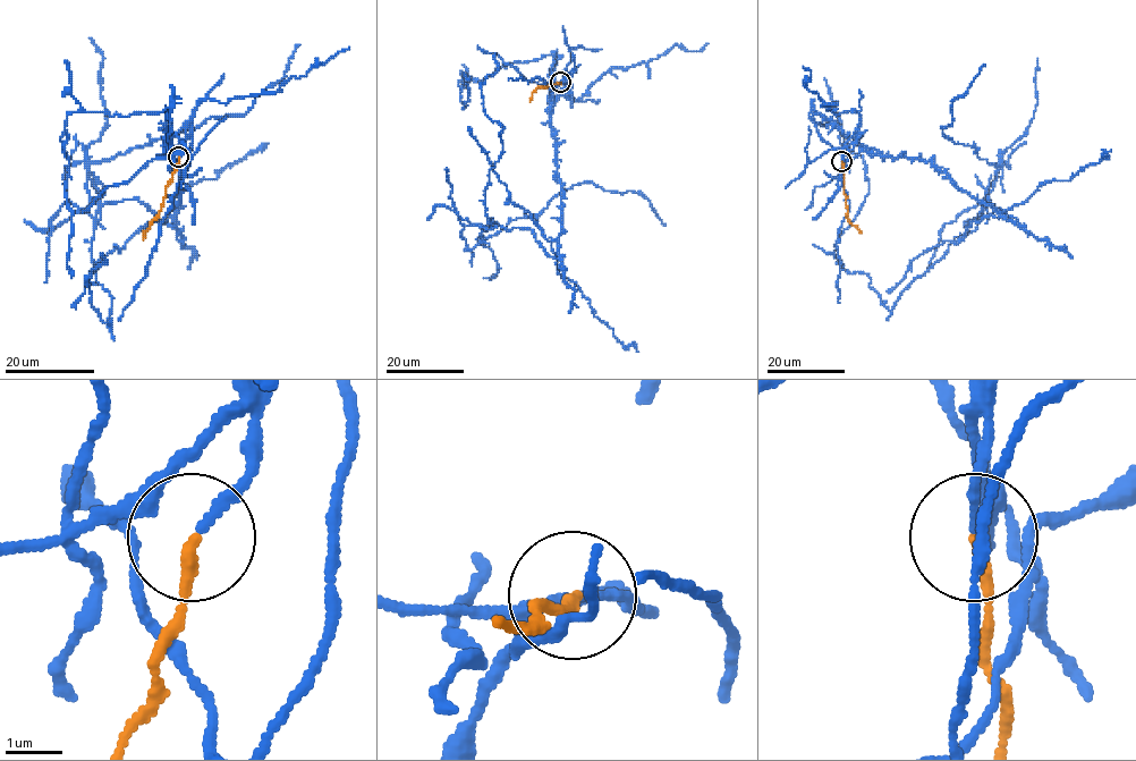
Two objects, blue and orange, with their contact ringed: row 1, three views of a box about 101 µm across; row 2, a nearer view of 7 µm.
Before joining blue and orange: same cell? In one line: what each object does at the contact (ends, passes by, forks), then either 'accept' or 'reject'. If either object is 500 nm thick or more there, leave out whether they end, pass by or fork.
blue ends there; orange ends there; reject

